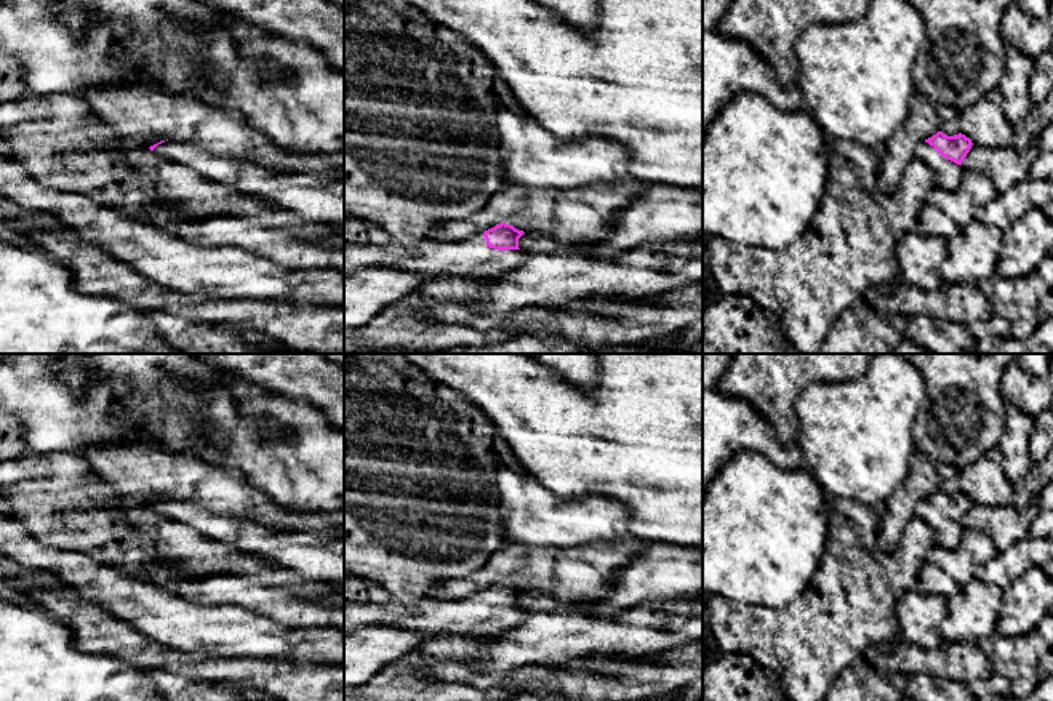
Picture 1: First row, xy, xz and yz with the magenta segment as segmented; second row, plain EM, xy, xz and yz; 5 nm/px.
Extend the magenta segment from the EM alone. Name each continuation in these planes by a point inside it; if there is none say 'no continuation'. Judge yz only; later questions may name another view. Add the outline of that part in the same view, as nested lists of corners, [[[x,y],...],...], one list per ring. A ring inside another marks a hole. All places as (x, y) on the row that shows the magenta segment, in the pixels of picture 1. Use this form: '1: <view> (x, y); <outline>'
1: yz (948, 175); [[[919,141],[914,149],[914,157],[927,163],[935,174],[935,186],[954,192],[962,181],[963,168],[943,157],[933,146]]]

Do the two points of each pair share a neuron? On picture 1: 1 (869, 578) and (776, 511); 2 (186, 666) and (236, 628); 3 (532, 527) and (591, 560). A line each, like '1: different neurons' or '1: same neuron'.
1: different neurons
2: different neurons
3: different neurons

